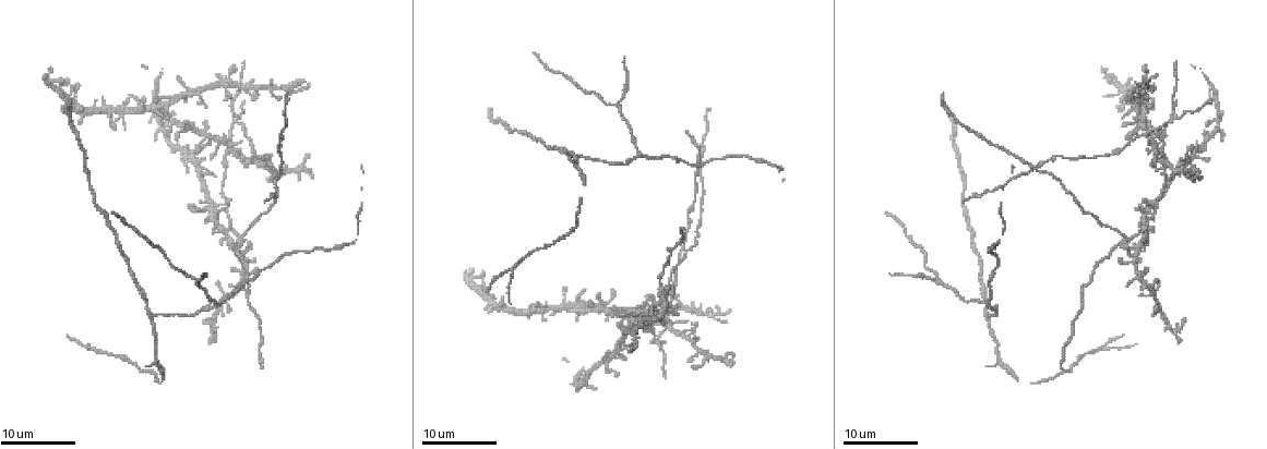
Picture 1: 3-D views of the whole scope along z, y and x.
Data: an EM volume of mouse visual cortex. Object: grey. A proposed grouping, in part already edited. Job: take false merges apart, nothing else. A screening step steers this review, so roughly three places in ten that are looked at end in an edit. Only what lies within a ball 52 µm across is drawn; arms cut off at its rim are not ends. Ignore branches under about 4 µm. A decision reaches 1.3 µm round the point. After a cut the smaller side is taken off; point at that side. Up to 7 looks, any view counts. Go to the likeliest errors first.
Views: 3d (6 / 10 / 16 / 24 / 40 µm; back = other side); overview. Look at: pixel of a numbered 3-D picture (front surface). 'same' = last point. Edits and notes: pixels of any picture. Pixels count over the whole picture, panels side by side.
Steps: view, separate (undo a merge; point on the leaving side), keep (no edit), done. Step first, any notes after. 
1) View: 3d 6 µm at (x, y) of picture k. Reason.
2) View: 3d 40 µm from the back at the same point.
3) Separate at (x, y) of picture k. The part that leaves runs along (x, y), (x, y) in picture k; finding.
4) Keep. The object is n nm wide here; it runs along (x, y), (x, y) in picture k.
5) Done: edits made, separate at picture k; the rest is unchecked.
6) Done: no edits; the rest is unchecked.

View: 3d 6 µm at (152, 318) of picture 1. Arms part here.

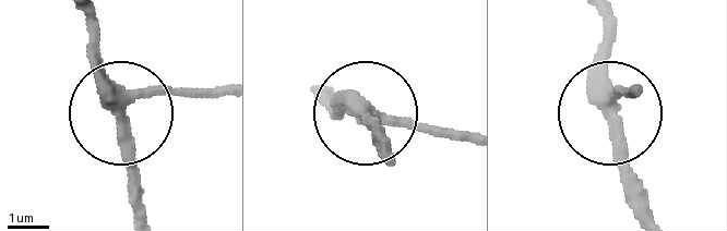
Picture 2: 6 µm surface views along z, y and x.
Keep. The side arm is 35 µm long; it runs along (219, 88), (136, 99), (126, 152), (136, 210) in picture 2; all the same cell.

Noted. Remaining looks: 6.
View: 3d 10 µm at (936, 278) of picture 1. Three arms meet.

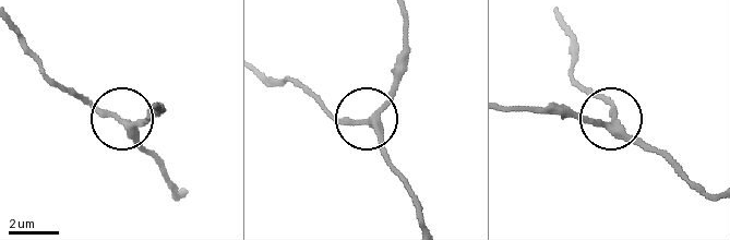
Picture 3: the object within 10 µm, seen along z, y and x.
Keep. The side arm is 7 µm long; it runs along (714, 195), (695, 190), (614, 122), (583, 120), (566, 110) in picture 3; one cell here.

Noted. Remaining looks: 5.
View: 3d 10 µm at (1139, 229) of picture 1. Three-way junction.

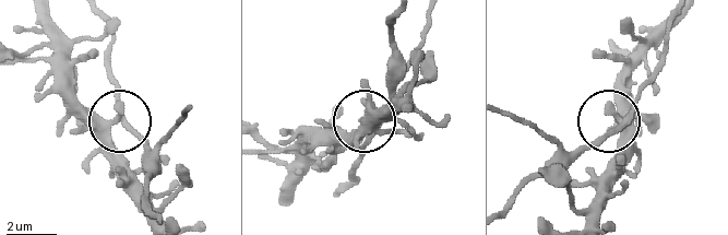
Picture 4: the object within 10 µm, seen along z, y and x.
View: 3d 6 µm at (613, 118) of picture 4.

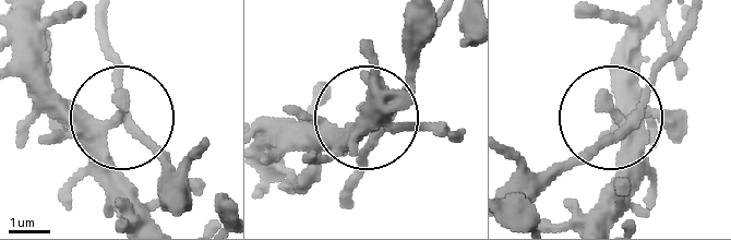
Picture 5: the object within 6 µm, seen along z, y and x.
Keep. The object is 240 nm wide here; it runs along (104, 14), (121, 116), (62, 116), (20, 81) in picture 5; one cell here.

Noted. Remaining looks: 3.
Done: no edits; the rest is unchecked.

